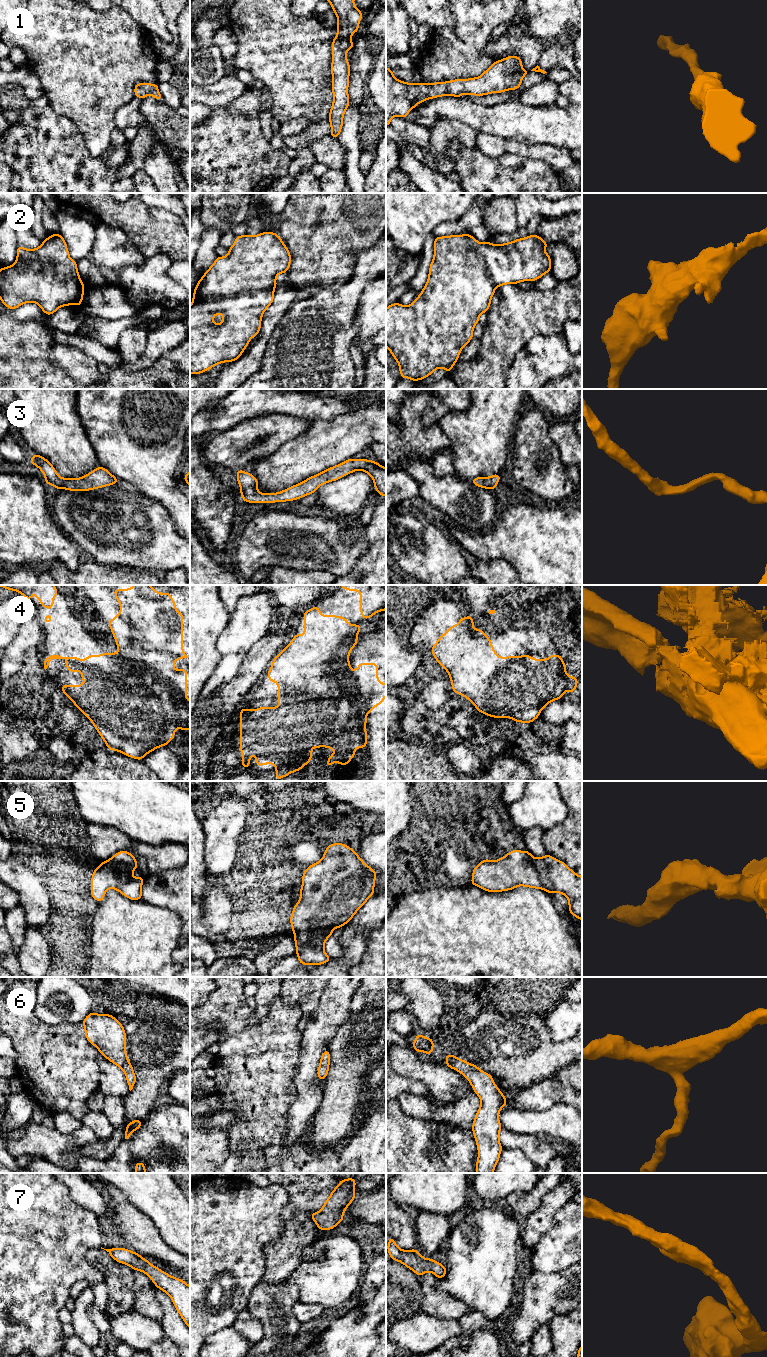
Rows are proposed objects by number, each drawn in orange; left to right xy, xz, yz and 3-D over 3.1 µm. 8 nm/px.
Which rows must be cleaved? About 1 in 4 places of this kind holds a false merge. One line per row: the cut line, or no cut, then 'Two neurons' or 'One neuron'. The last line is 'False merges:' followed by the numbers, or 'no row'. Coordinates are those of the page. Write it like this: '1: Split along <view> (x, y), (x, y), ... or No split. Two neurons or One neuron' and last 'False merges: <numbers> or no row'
1: No split. One neuron
2: No split. One neuron
3: No split. One neuron
4: No split. One neuron
5: No split. One neuron
6: No split. One neuron
7: No split. One neuron
False merges: no row

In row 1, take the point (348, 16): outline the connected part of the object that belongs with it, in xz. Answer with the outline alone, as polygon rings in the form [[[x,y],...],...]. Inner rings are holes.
[[[327,0],[337,16],[337,35],[332,41],[332,93],[334,96],[330,109],[329,122],[331,136],[337,139],[342,130],[343,116],[349,107],[350,65],[346,58],[349,49],[354,48],[351,35],[358,32],[362,11],[354,6],[354,0]]]

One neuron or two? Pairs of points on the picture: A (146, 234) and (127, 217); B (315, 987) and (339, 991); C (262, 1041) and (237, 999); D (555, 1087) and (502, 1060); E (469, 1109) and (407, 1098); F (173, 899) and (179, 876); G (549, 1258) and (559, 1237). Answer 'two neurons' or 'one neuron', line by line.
A: one neuron
B: two neurons
C: one neuron
D: two neurons
E: one neuron
F: one neuron
G: one neuron

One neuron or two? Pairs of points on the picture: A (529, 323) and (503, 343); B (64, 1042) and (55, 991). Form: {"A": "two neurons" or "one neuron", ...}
{"A": "one neuron", "B": "two neurons"}

